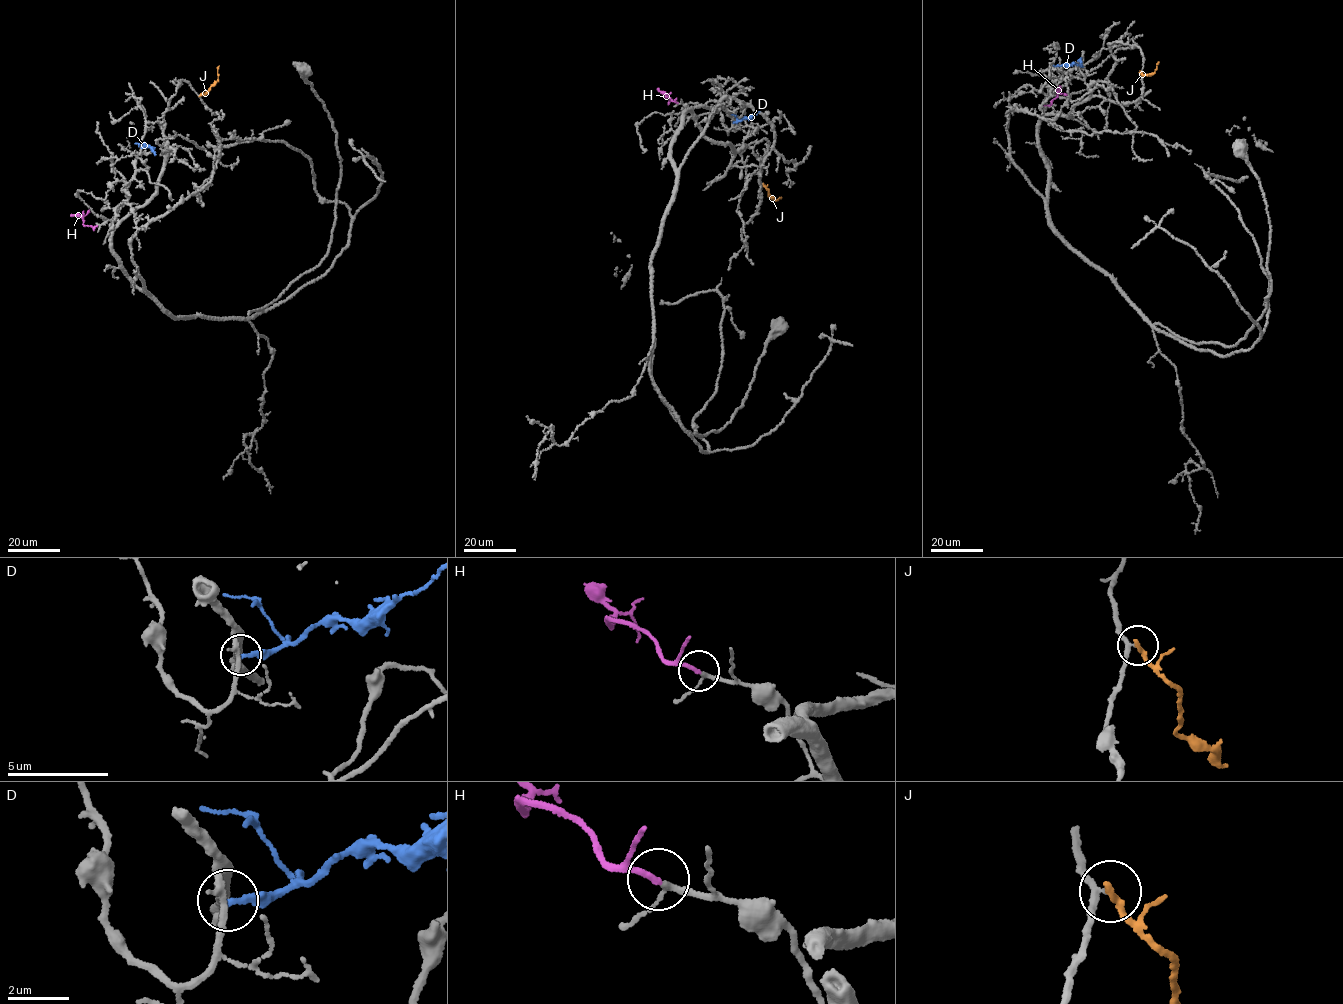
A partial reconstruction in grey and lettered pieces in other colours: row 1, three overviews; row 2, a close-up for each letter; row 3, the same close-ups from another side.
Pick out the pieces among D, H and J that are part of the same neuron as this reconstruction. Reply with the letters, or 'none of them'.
H

